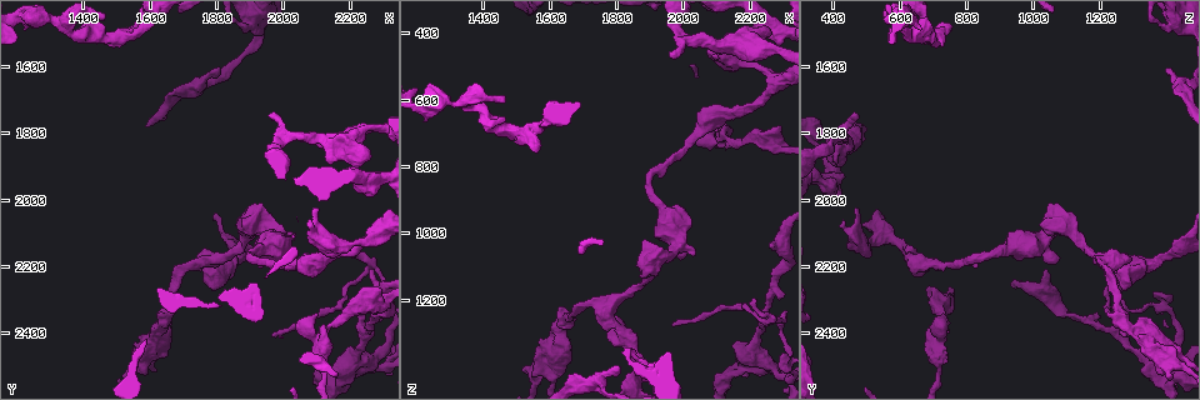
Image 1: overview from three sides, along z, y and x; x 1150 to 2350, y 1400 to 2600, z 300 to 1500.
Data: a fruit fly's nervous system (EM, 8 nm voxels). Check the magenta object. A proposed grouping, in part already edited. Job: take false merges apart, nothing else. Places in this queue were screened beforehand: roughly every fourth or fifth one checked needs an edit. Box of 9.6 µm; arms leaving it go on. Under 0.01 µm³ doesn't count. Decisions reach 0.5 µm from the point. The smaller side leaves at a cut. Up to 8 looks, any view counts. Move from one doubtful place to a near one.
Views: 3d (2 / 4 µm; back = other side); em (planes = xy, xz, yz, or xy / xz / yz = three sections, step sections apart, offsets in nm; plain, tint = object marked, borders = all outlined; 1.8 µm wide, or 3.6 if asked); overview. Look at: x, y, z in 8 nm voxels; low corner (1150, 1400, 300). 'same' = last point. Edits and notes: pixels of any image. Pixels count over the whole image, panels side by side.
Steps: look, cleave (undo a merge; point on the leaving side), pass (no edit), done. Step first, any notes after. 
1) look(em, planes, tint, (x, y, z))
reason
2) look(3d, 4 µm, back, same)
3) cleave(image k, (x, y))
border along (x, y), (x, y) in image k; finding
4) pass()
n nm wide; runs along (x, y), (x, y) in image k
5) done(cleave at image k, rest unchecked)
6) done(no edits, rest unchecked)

look(3d, 2 µm, (2120, 2410, 710))
sudden change in width

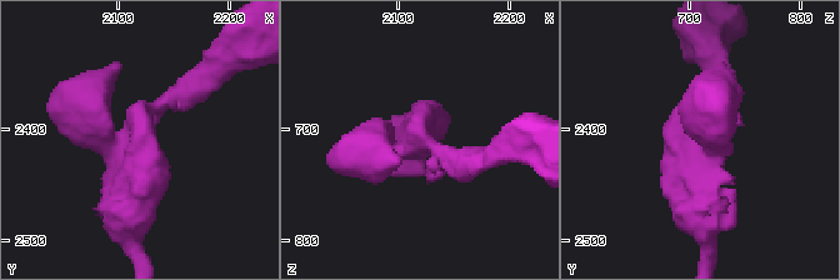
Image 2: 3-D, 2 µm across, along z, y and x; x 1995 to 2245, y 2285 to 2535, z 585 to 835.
look(em, 3.6 µm, planes, tint, (2118, 2400, 706))

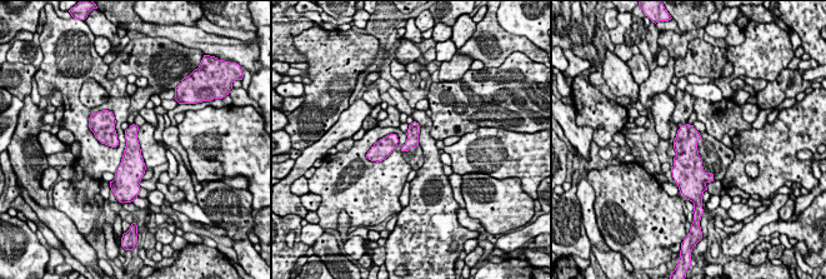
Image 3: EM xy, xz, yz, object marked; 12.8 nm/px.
pass()
continuous, no second cell

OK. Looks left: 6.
look(3d, 4 µm, (1970, 2120, 1030))
sudden change in width

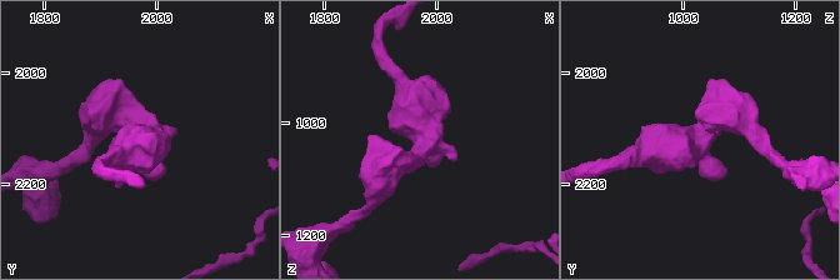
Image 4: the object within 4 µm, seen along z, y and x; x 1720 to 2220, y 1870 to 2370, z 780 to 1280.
look(em, 3.6 µm, xy, step 16, tint, (1980, 2125, 1025))

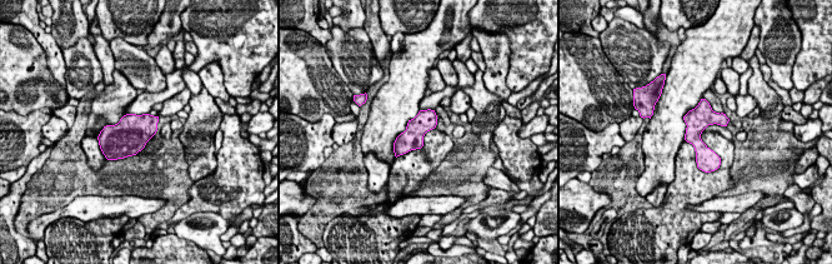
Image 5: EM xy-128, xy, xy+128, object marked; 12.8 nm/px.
look(em, 3.6 µm, xz, step 8, tint, same)
cut it another way

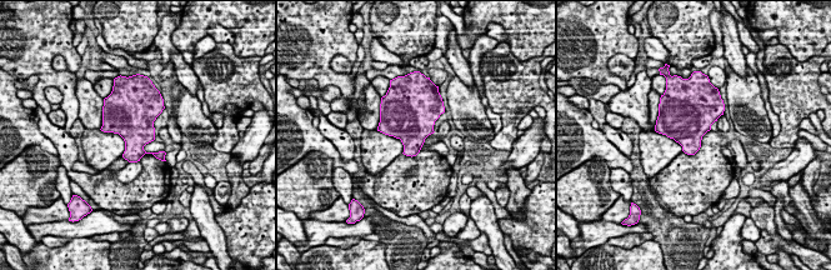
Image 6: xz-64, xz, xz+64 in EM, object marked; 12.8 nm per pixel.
pass()
one cell here

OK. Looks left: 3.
look(3d, 2 µm, back, (1770, 2180, 1220))
sudden change in width

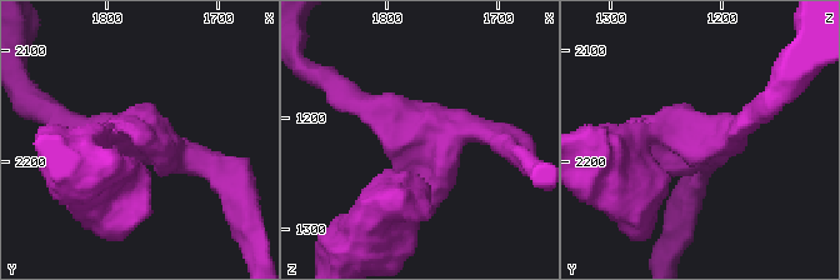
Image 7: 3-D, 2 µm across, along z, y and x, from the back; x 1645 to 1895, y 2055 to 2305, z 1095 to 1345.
look(em, planes, tint, (1778, 2182, 1214))
shape alone is not enough

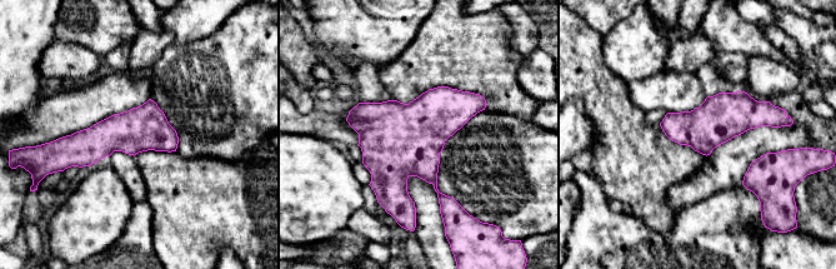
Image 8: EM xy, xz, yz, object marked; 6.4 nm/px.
pass()
continuous, no second cell

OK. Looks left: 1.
done(no edits, rest unchecked)

